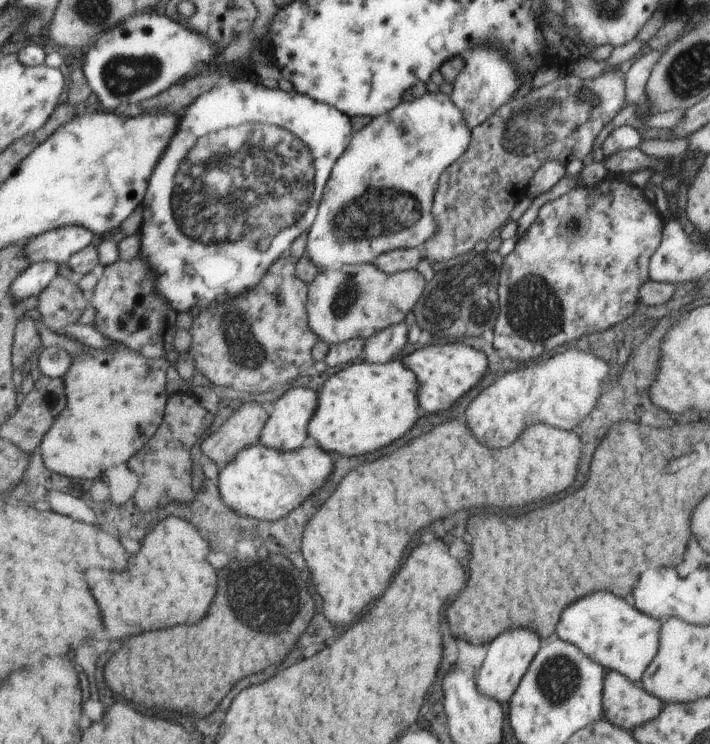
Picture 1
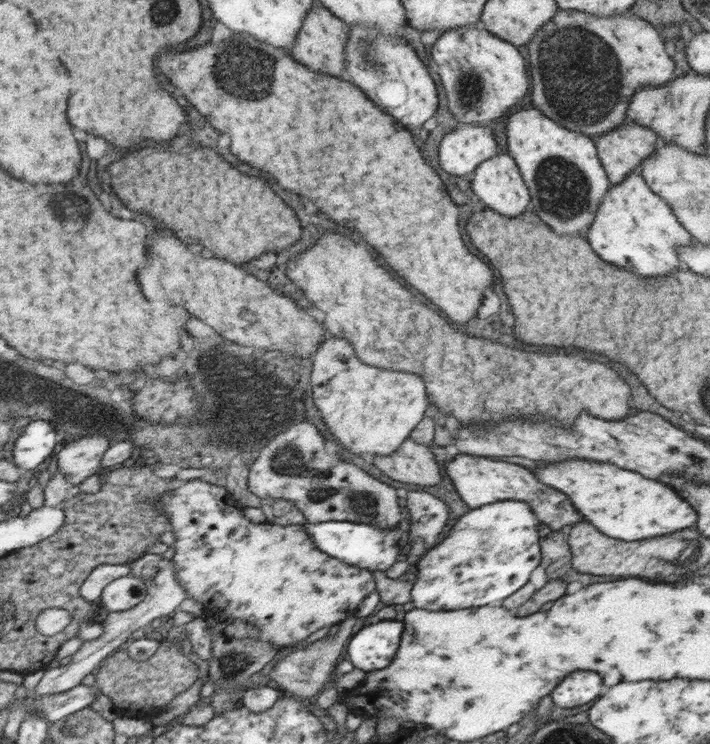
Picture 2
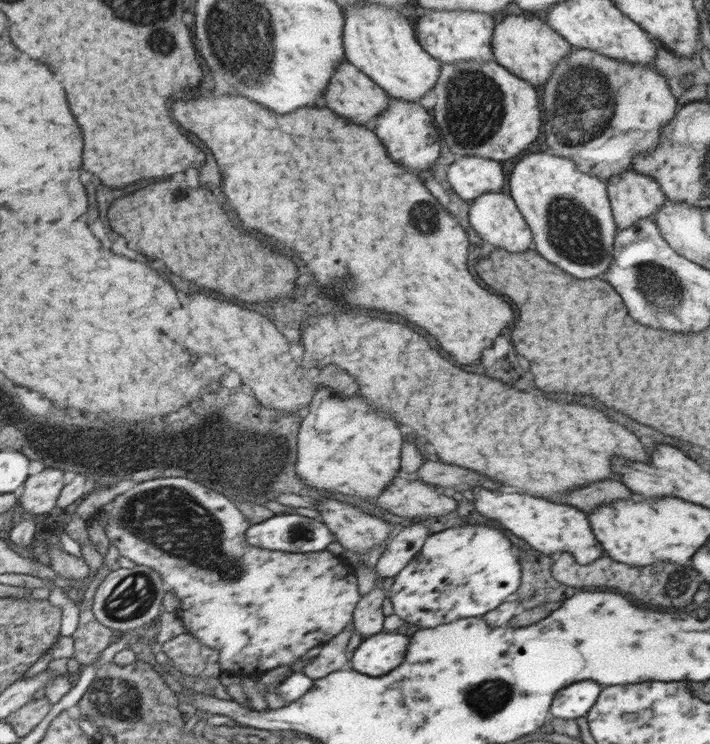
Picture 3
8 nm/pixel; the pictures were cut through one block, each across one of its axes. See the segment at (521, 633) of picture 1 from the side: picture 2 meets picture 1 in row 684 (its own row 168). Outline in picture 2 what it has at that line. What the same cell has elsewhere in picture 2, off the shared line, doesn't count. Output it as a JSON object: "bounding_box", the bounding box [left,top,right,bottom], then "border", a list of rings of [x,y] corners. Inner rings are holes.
{"bounding_box":[469,154,531,218],"border":[[[499,154],[487,162],[483,162],[481,166],[477,166],[477,170],[473,172],[473,176],[469,178],[471,188],[475,192],[475,196],[479,198],[479,206],[485,206],[489,210],[495,210],[497,214],[505,216],[505,218],[515,218],[519,214],[523,214],[529,208],[531,196],[529,190],[519,174],[519,168],[515,164],[515,160],[507,154]]]}

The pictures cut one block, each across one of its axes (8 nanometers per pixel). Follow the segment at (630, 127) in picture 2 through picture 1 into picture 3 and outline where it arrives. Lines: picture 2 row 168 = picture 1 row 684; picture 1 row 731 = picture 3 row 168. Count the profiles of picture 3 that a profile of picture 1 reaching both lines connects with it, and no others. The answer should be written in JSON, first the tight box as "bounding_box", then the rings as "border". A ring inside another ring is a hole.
{"bounding_box":[605,168,667,228],"border":[[[625,168],[605,180],[617,228],[629,228],[641,218],[653,218],[667,200],[661,184],[643,172]]]}

